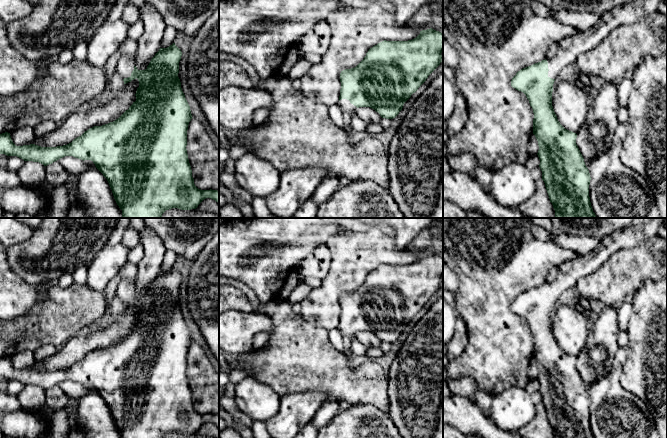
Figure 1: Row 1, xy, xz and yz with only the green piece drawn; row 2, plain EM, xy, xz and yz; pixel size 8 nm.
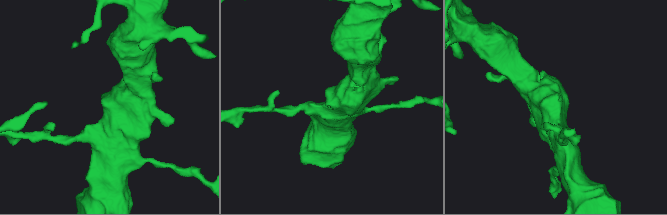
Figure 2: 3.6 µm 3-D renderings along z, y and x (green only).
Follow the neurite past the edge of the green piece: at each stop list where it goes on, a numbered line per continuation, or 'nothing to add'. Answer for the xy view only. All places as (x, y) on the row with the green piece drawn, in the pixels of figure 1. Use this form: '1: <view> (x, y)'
1: xy (125, 65)

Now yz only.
1: yz (569, 49)

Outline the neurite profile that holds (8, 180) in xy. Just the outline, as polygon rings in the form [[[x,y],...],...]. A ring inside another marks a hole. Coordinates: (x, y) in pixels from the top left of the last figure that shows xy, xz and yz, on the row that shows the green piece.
[[[0,154],[0,207],[2,196],[7,189],[15,189],[21,185],[17,173],[7,169],[8,156]]]

